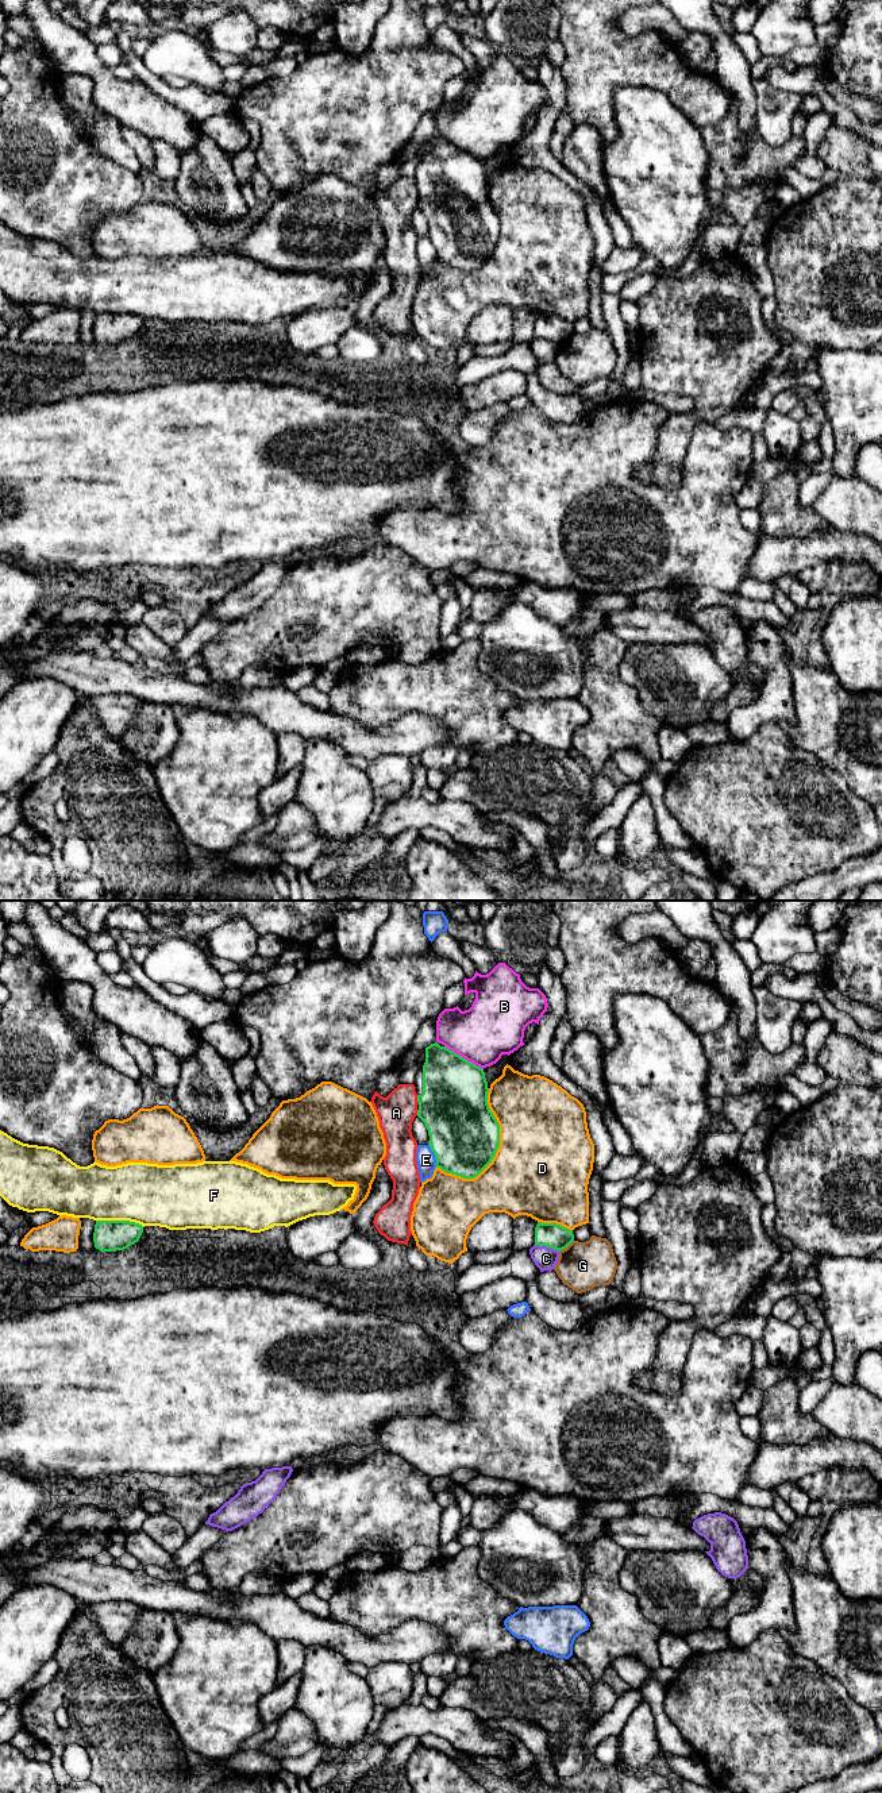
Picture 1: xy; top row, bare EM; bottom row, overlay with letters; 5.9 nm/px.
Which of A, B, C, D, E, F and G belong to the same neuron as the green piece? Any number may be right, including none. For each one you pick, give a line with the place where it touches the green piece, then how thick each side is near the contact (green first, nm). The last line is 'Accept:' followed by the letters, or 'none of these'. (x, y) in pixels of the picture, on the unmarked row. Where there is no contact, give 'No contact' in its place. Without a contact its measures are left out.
Accept: none of these

